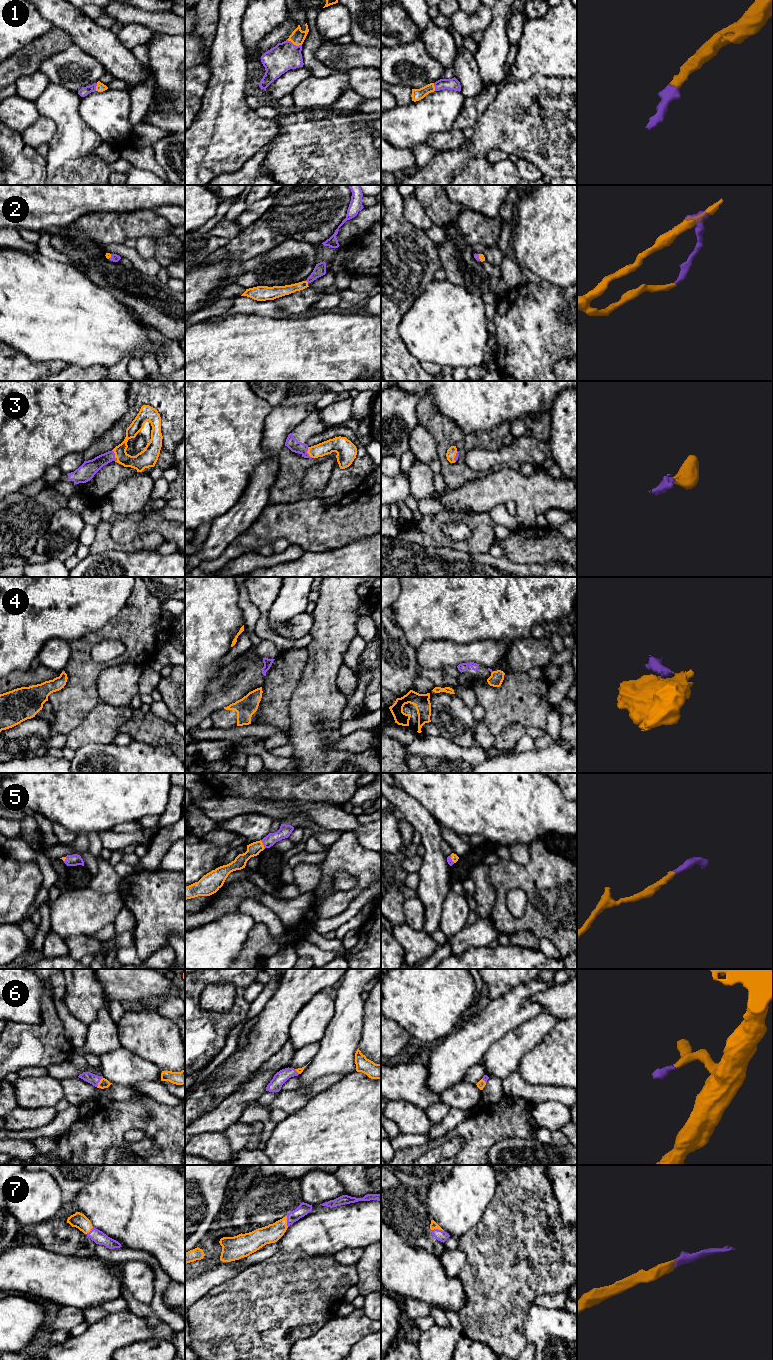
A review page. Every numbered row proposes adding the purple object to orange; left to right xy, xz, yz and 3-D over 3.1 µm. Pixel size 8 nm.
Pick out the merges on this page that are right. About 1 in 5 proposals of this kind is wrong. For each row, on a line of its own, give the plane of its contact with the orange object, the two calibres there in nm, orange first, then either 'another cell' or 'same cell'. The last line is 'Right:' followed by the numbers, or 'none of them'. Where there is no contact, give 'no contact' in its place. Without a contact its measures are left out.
1: contact in xz; calibres 120 and 220 nm; same cell
2: contact in yz; calibres 50 and 50 nm; same cell
3: contact in xy; calibres 140 and 140 nm; same cell
4: contact in xy; calibres 140 and 20 nm; another cell
5: contact in xz; calibres 110 and 100 nm; same cell
6: contact in xy; calibres 80 and 90 nm; same cell
7: contact in yz; calibres 60 and 90 nm; same cell
Right: 1, 2, 3, 5, 6, 7

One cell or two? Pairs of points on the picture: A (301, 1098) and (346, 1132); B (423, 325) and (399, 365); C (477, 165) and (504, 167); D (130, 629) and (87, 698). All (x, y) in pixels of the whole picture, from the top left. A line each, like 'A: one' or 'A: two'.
A: two
B: two
C: one
D: one

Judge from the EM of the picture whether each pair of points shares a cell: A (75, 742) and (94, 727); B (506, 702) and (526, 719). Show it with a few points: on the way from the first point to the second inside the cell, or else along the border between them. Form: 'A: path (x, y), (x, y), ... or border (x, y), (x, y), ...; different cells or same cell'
A: path (80, 737), (89, 730); same cell
B: path (511, 704), (521, 714); same cell

